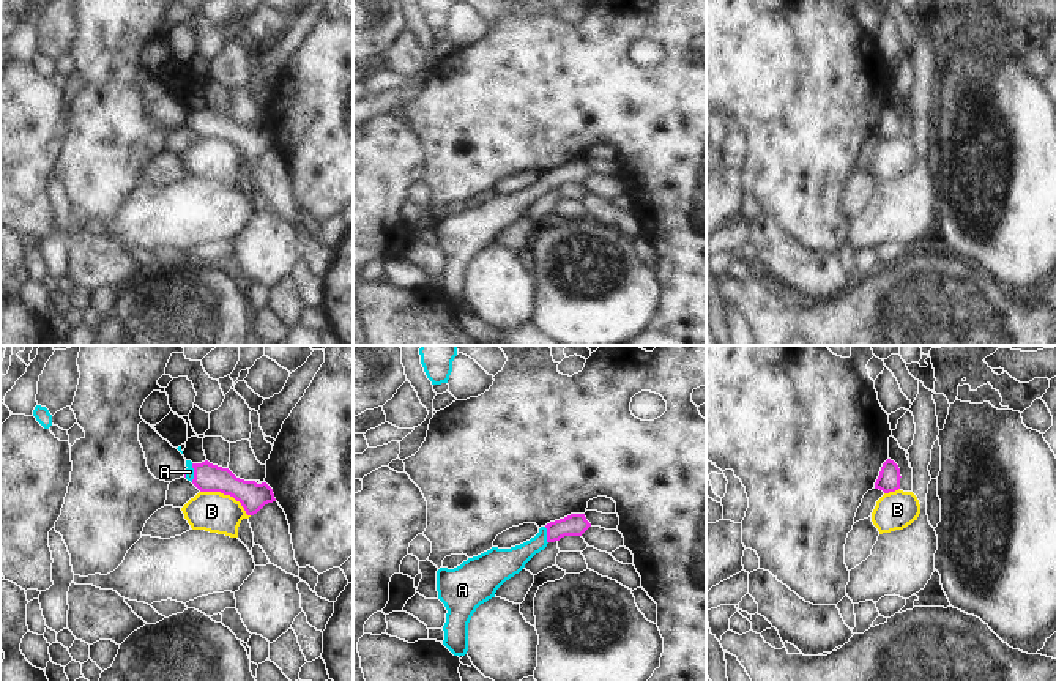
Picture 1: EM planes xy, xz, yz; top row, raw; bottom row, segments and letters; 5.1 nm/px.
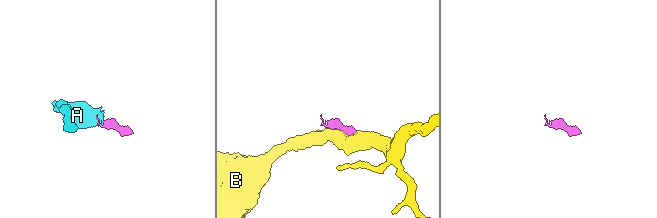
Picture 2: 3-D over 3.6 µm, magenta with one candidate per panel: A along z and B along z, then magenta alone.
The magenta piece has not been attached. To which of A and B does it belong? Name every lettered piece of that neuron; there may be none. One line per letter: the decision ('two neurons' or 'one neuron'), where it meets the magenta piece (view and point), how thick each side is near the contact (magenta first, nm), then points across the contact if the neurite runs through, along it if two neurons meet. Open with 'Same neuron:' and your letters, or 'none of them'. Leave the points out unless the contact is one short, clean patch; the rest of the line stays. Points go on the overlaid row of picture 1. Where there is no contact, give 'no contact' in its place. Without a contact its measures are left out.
Same neuron: A
A: one neuron; contact xz (547, 535); calibres 110 and 140 nm; way xz (576, 524), (547, 535), (511, 561), (506, 561)
B: two neurons; contact xy (227, 494); calibres 140 and 200 nm; border xy (200, 491), (219, 491), (232, 495), (249, 516)

